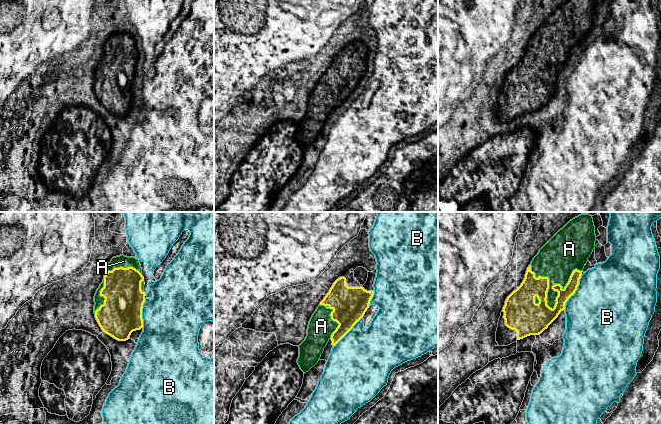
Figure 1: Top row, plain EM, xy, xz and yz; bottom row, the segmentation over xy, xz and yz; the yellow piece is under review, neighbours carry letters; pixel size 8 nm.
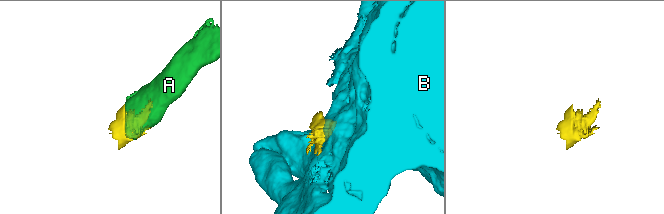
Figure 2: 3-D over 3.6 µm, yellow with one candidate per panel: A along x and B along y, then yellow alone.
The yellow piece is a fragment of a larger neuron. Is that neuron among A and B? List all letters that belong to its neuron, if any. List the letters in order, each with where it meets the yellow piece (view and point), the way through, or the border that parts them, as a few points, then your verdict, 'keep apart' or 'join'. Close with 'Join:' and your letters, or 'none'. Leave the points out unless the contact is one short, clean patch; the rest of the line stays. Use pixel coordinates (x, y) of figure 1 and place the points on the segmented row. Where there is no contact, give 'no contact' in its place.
A: yz (554, 306) | join
B: xz (347, 332) | keep apart
Join: A

